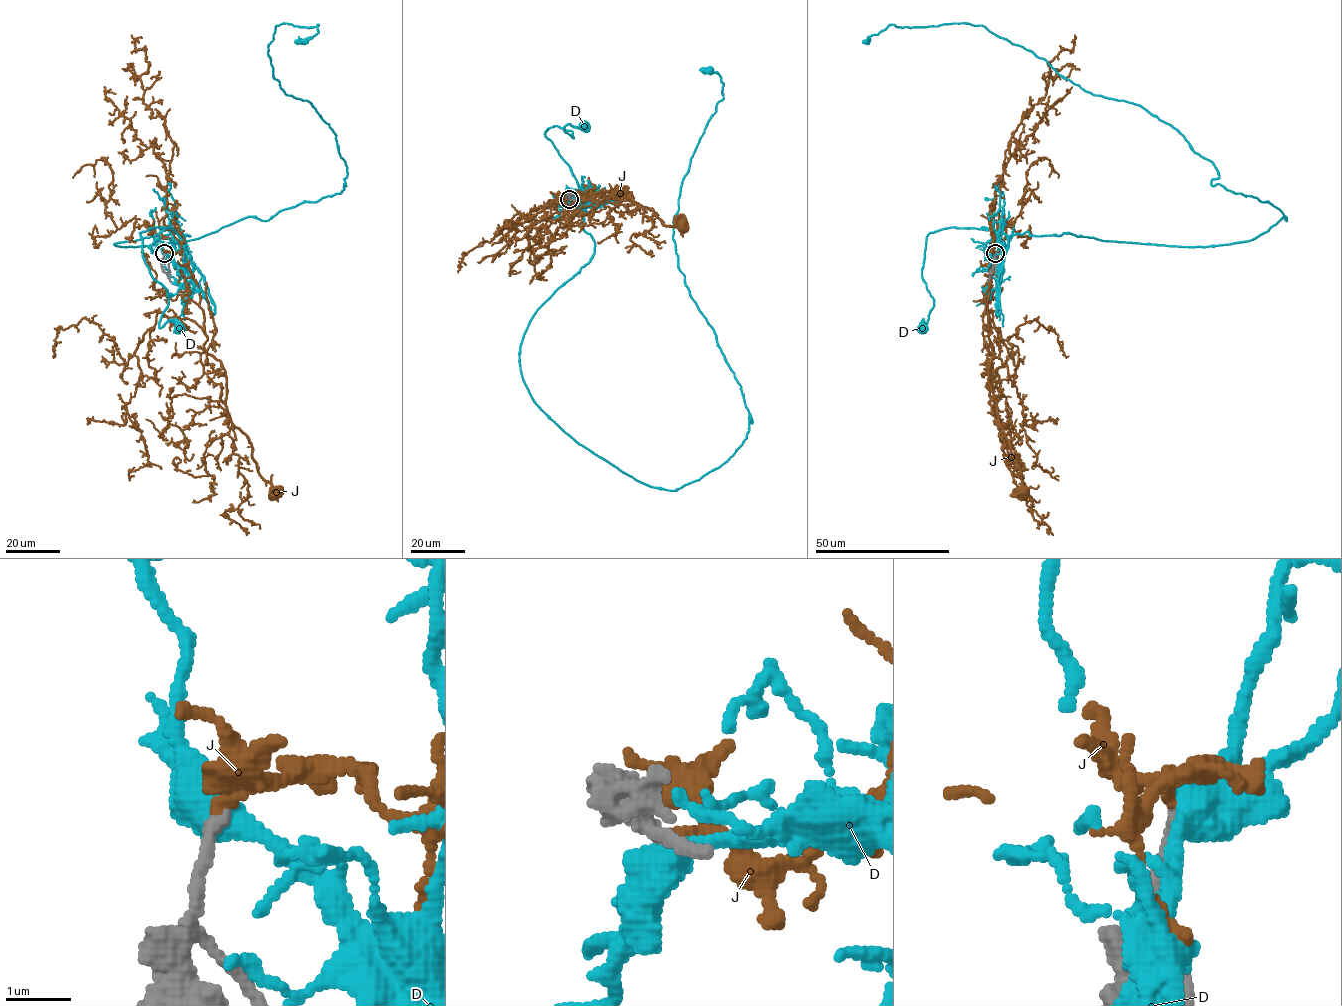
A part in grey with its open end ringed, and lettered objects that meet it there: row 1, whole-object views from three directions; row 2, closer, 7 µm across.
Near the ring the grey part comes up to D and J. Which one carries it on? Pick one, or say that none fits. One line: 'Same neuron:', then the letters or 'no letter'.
Same neuron: J

